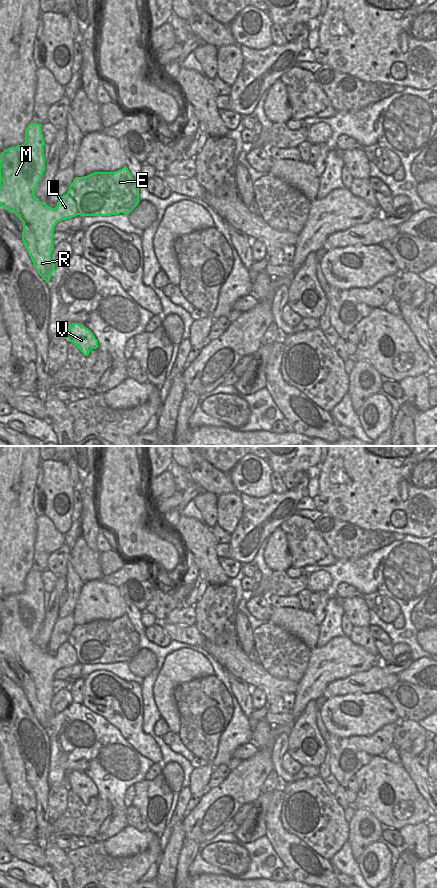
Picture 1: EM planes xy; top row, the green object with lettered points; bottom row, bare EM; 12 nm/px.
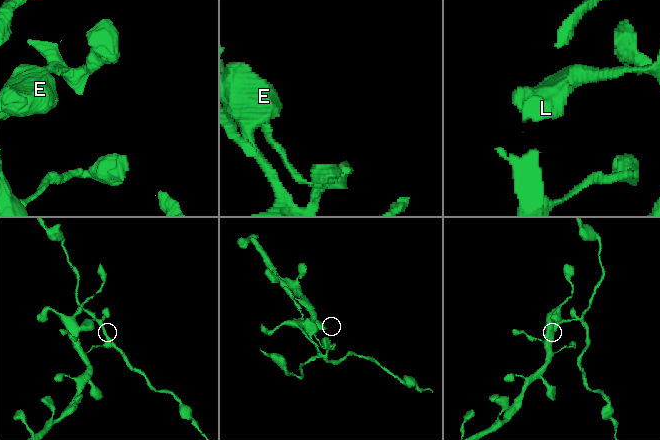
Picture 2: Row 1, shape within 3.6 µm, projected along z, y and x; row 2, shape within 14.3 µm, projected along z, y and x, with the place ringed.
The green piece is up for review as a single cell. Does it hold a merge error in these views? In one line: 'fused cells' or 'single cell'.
fused cells

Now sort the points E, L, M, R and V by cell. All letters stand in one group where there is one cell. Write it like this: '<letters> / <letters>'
E / L M R V

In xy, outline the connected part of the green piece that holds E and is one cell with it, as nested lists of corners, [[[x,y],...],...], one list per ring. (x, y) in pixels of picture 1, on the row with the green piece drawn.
[[[126,166],[115,172],[94,172],[84,177],[75,177],[67,194],[75,201],[78,215],[82,217],[120,213],[128,215],[140,202],[139,187]]]

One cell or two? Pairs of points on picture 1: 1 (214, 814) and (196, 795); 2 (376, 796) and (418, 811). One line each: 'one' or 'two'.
1: two
2: one

